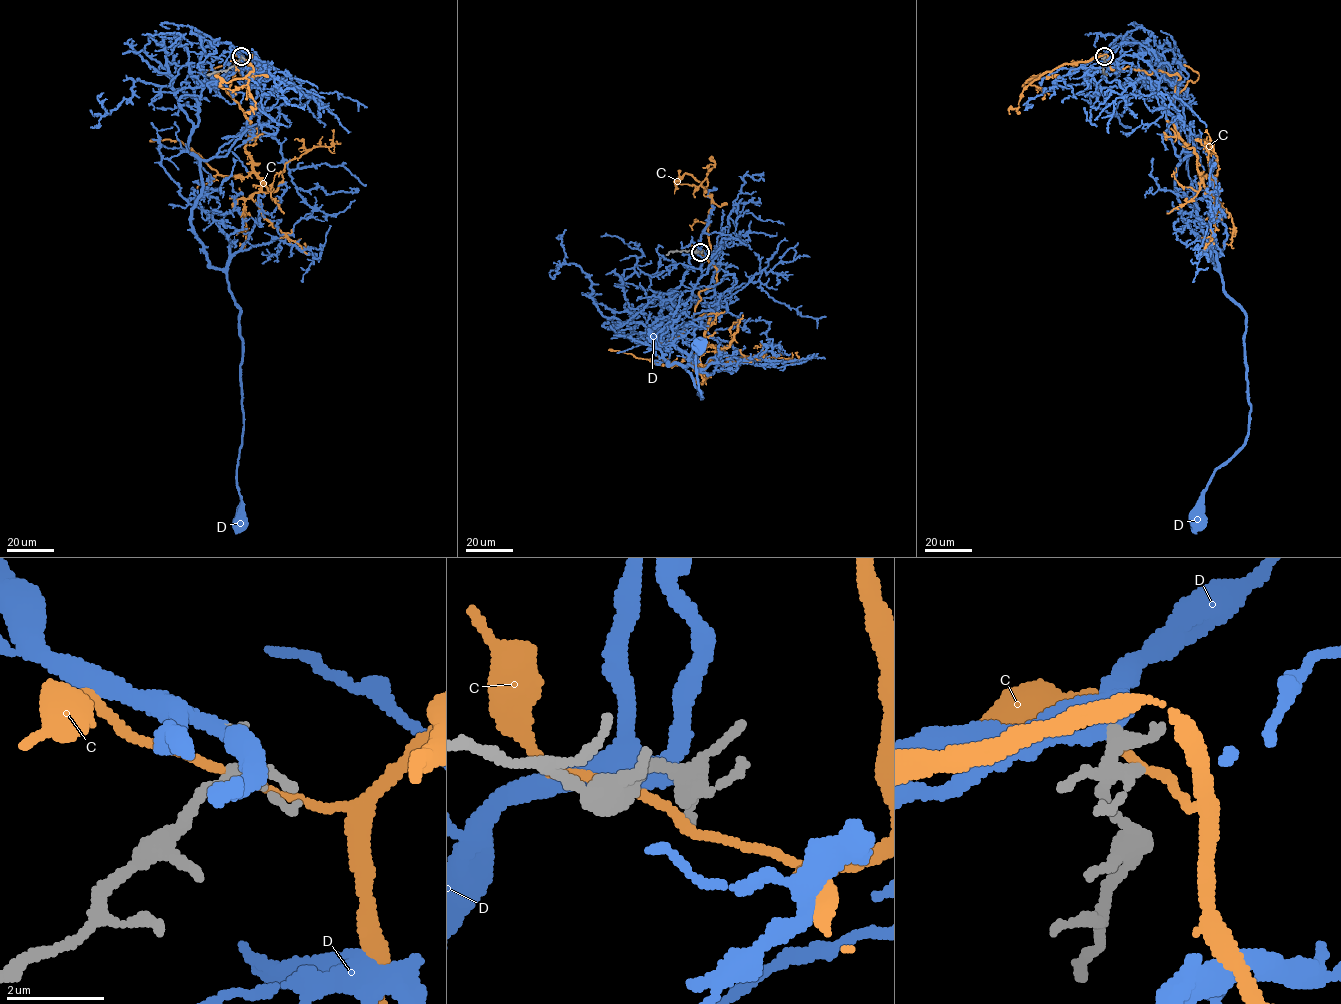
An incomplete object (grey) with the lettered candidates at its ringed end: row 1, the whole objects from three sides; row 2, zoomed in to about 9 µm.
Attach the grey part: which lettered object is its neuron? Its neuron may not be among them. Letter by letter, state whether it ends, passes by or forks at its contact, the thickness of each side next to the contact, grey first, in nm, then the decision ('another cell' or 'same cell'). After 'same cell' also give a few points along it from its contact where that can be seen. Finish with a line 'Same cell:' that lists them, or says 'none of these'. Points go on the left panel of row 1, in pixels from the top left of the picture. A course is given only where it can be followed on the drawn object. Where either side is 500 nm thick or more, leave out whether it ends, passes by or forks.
C: it passes by | 260/160 nm | another cell
D: it passes by | 240/340 nm | same cell | via (241, 56), (226, 42), (203, 49), (188, 147), (202, 184), (192, 231), (240, 309), (242, 522)
Same cell: D

